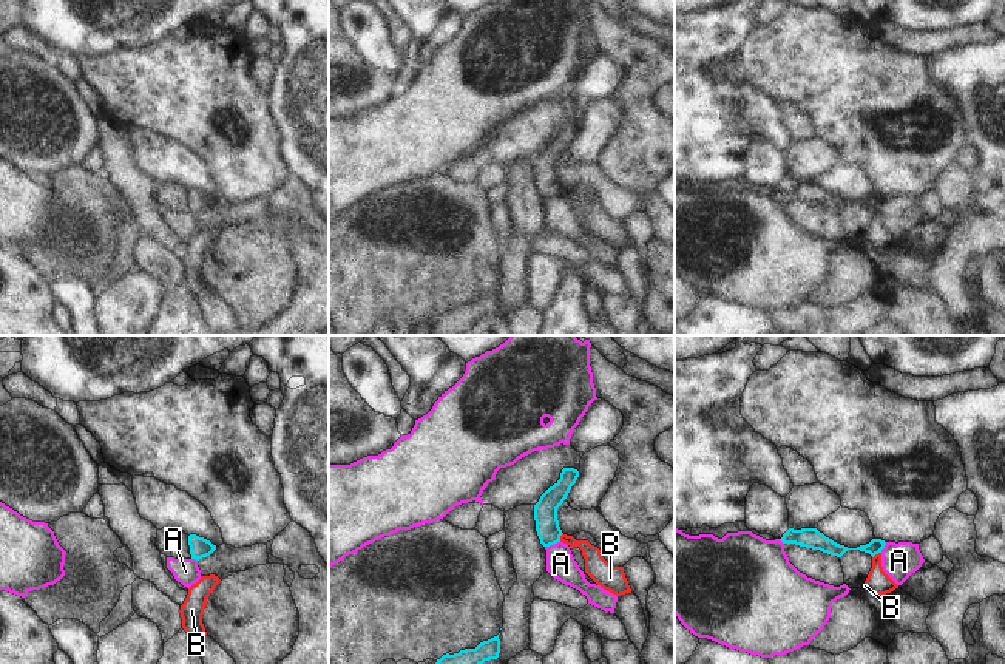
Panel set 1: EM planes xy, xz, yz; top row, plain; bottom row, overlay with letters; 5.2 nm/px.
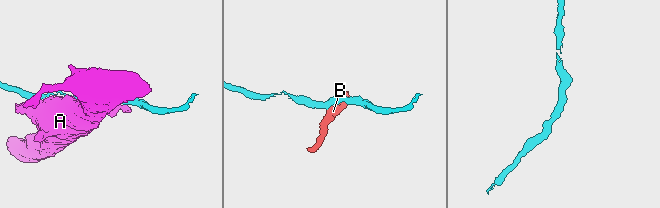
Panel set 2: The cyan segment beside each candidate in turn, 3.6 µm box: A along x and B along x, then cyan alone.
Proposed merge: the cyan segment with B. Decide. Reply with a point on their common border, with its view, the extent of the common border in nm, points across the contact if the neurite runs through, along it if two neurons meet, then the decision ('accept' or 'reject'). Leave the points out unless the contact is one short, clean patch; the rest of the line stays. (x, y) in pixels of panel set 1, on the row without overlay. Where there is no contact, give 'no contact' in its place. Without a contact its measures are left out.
meets cyan in yz at (876, 207); contact 60 nm long; border along yz (880, 206), (873, 212); reject

